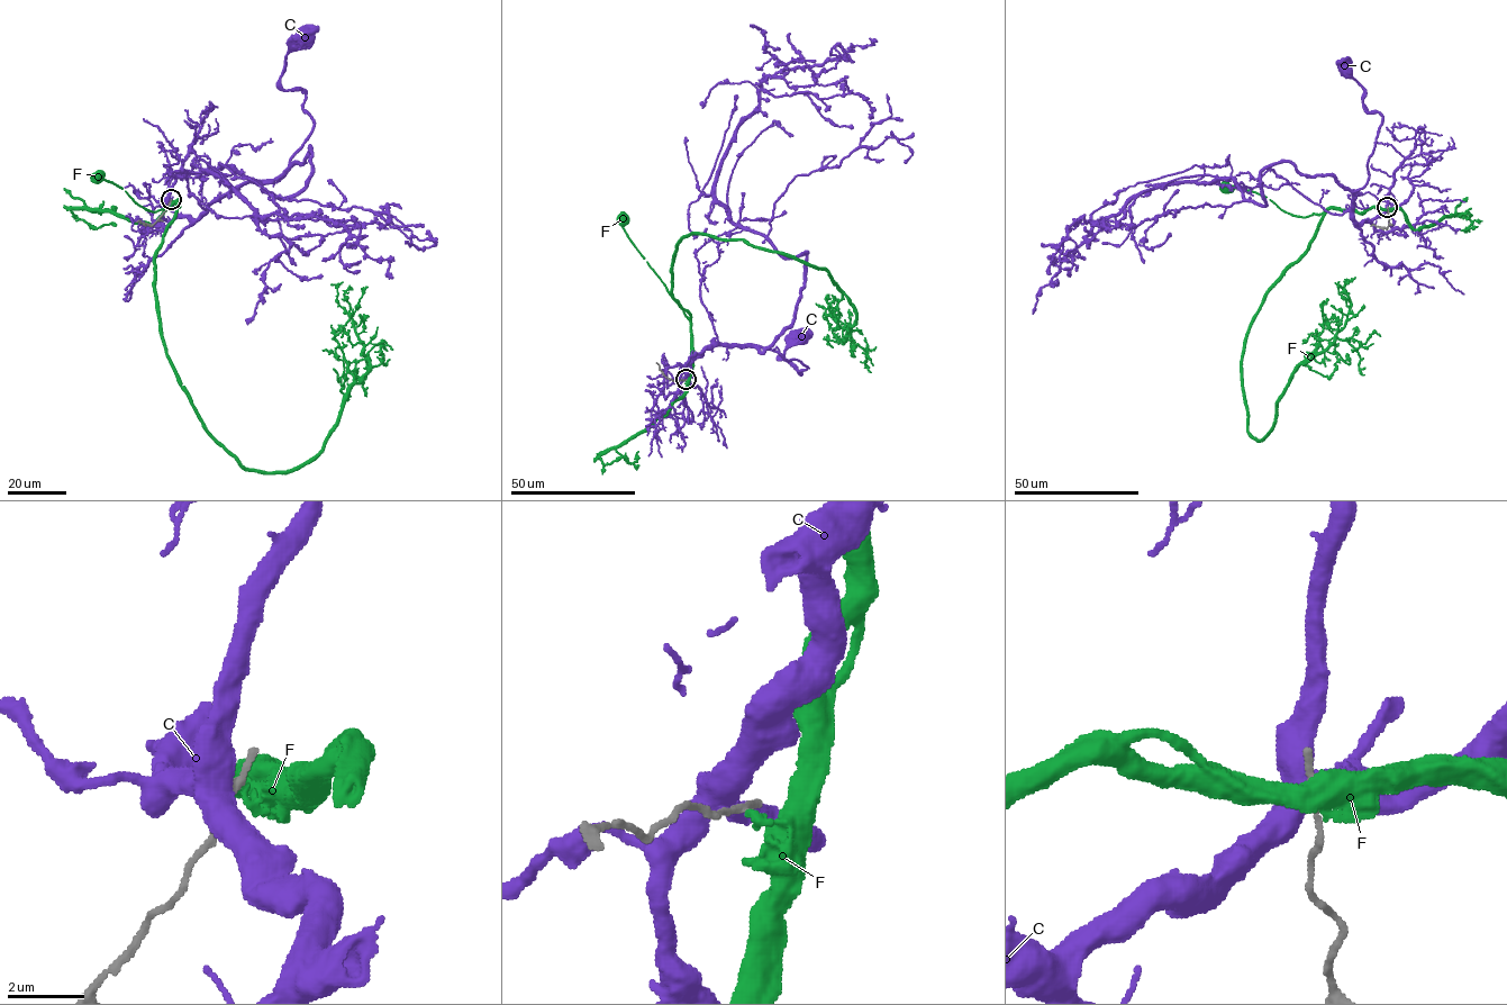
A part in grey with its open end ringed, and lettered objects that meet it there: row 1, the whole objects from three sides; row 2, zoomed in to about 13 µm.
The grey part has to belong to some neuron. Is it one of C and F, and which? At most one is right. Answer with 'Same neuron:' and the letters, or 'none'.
Same neuron: none

